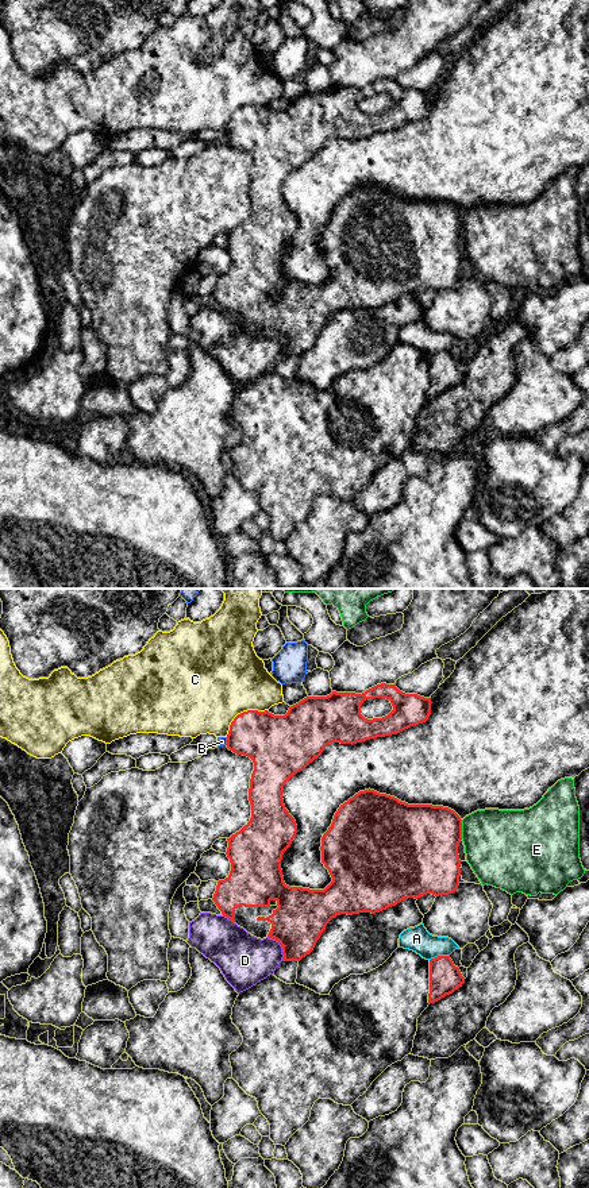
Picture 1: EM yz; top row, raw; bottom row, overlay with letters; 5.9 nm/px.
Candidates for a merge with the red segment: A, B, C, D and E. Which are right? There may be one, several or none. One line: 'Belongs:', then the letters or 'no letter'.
Belongs: no letter

